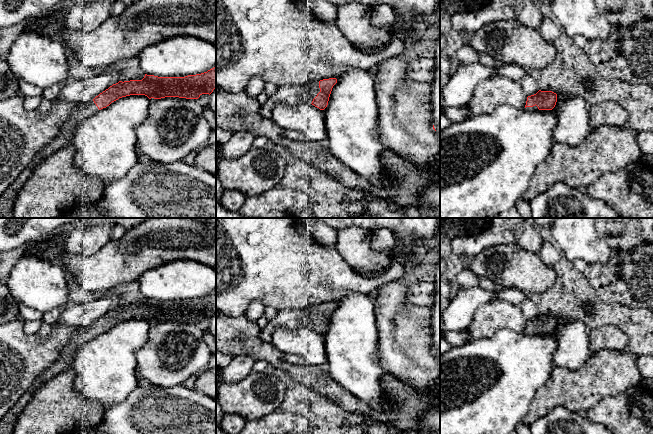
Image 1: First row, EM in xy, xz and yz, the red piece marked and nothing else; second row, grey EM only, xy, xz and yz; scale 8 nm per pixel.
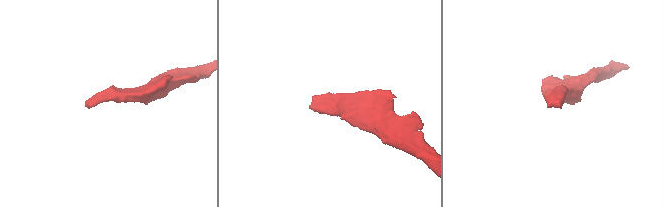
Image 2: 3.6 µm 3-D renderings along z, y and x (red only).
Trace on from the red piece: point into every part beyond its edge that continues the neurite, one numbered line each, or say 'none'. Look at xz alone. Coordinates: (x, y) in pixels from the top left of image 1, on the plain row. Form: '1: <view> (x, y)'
1: xz (312, 312)

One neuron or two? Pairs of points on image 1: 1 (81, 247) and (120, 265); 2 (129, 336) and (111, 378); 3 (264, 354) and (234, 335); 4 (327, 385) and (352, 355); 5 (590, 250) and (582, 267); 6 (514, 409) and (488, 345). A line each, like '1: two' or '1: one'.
1: two
2: one
3: one
4: two
5: two
6: one

